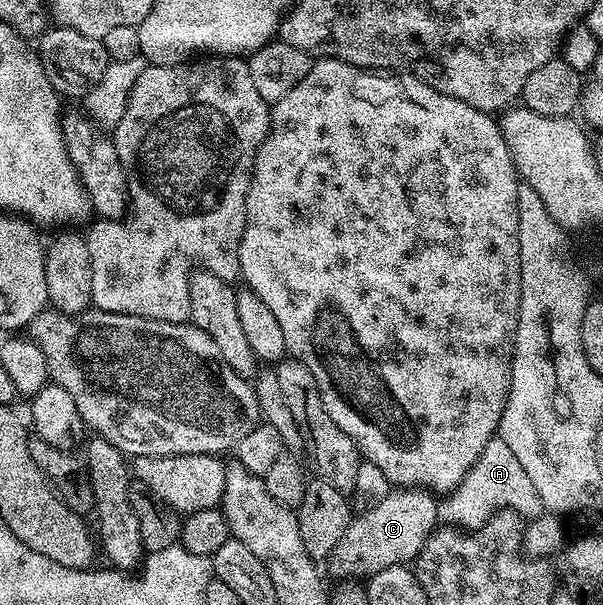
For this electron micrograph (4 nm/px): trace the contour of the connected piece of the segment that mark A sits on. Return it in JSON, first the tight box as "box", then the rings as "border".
{"box":[437,435,545,532],"border":[[[499,435],[487,441],[482,455],[475,461],[474,467],[463,477],[462,483],[437,506],[437,520],[444,525],[472,532],[478,530],[503,509],[518,513],[526,521],[543,516],[545,512],[541,496],[523,470],[514,451],[507,446]]]}

